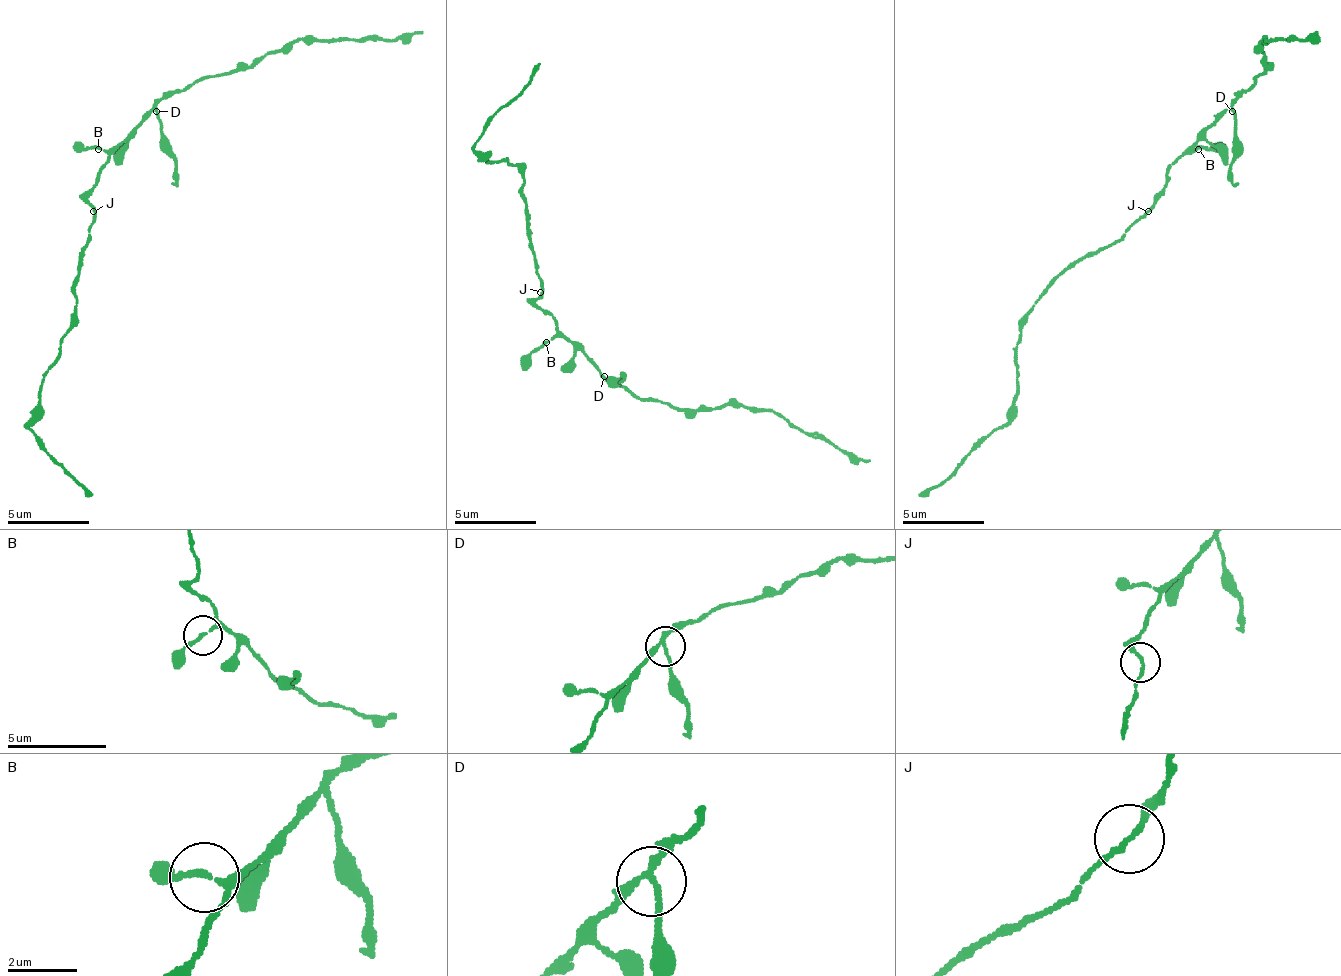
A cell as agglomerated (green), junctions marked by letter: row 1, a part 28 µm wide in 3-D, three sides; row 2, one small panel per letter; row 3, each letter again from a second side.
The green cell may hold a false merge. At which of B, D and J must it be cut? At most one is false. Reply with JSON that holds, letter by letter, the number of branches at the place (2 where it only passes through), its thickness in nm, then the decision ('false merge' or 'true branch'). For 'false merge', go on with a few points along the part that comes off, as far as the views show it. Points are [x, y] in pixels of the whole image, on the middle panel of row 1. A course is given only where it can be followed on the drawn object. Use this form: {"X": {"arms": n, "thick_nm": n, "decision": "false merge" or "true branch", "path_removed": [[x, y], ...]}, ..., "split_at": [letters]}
{"B": {"arms": 3, "thick_nm": 150, "decision": "true branch"}, "D": {"arms": 3, "thick_nm": 150, "decision": "false merge", "path_removed": [[603, 375], [607, 379], [623, 375], [619, 383]]}, "J": {"arms": 2, "thick_nm": 150, "decision": "true branch"}, "split_at": ["D"]}

